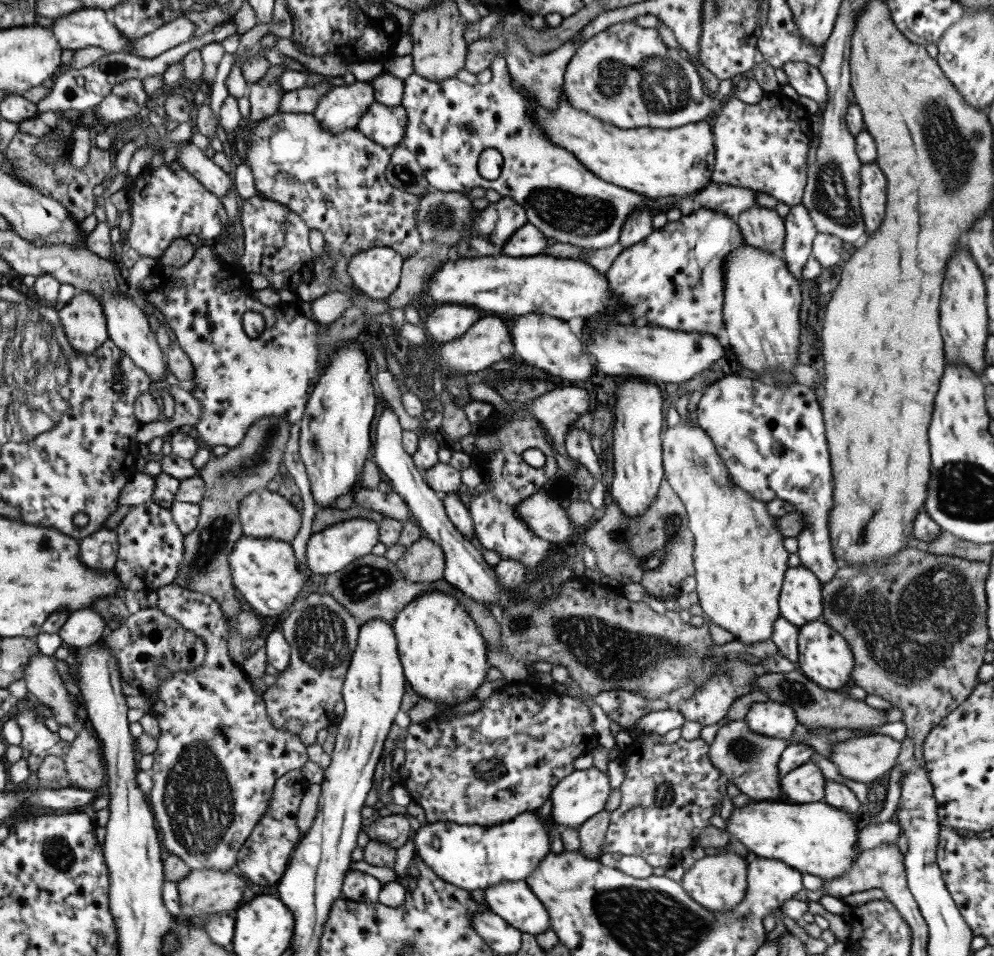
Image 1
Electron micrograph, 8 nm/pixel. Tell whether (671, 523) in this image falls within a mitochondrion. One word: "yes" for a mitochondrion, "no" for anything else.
yes

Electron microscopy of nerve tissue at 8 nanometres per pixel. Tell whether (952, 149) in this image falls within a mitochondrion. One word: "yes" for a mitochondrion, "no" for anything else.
yes

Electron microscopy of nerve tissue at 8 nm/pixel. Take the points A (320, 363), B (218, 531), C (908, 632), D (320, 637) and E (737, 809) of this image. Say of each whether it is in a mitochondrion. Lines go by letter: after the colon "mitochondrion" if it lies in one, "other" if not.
A: other
B: mitochondrion
C: mitochondrion
D: mitochondrion
E: other

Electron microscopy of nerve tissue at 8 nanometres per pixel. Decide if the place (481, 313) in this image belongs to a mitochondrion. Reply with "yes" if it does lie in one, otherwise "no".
no

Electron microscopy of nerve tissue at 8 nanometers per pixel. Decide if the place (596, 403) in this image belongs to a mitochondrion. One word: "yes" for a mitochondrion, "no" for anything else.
no

